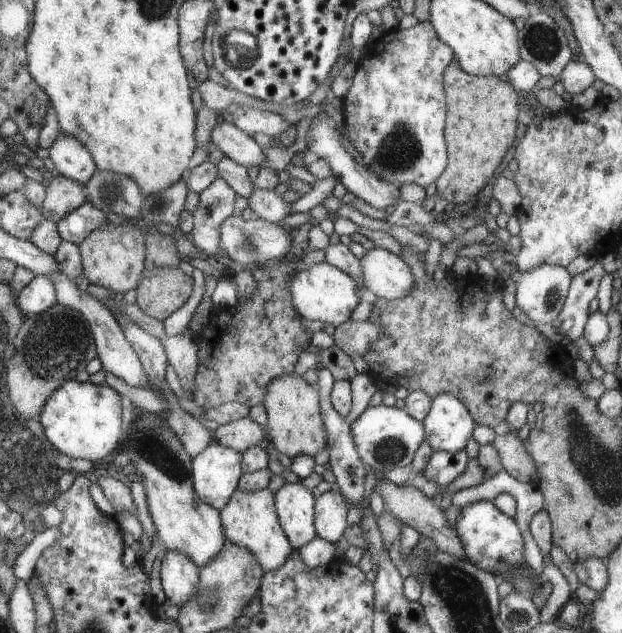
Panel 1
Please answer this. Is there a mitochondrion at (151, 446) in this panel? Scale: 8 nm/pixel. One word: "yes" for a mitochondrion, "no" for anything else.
yes

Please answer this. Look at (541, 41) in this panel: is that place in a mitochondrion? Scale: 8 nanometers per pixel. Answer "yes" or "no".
yes

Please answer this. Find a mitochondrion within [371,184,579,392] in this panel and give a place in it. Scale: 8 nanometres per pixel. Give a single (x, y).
(552, 298)

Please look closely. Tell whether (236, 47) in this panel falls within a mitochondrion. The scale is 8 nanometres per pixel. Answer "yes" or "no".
yes

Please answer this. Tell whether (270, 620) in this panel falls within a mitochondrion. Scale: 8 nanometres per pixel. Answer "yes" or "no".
no

